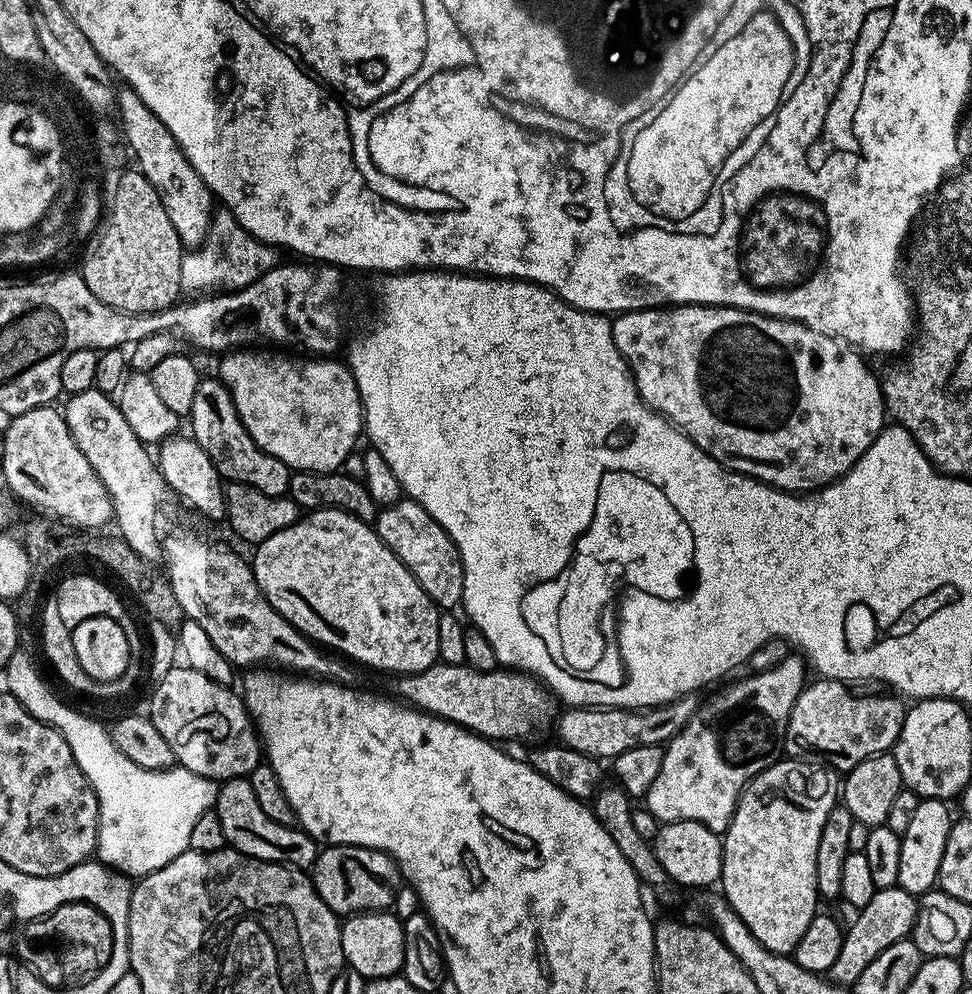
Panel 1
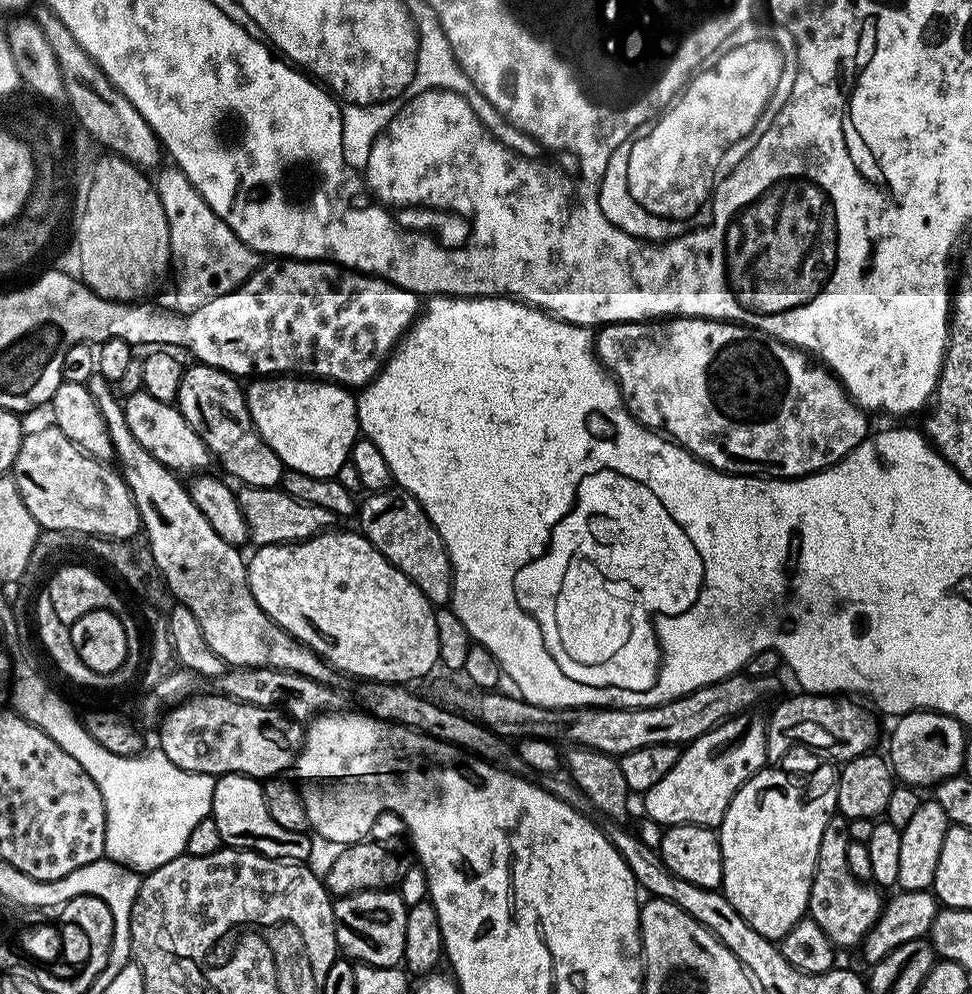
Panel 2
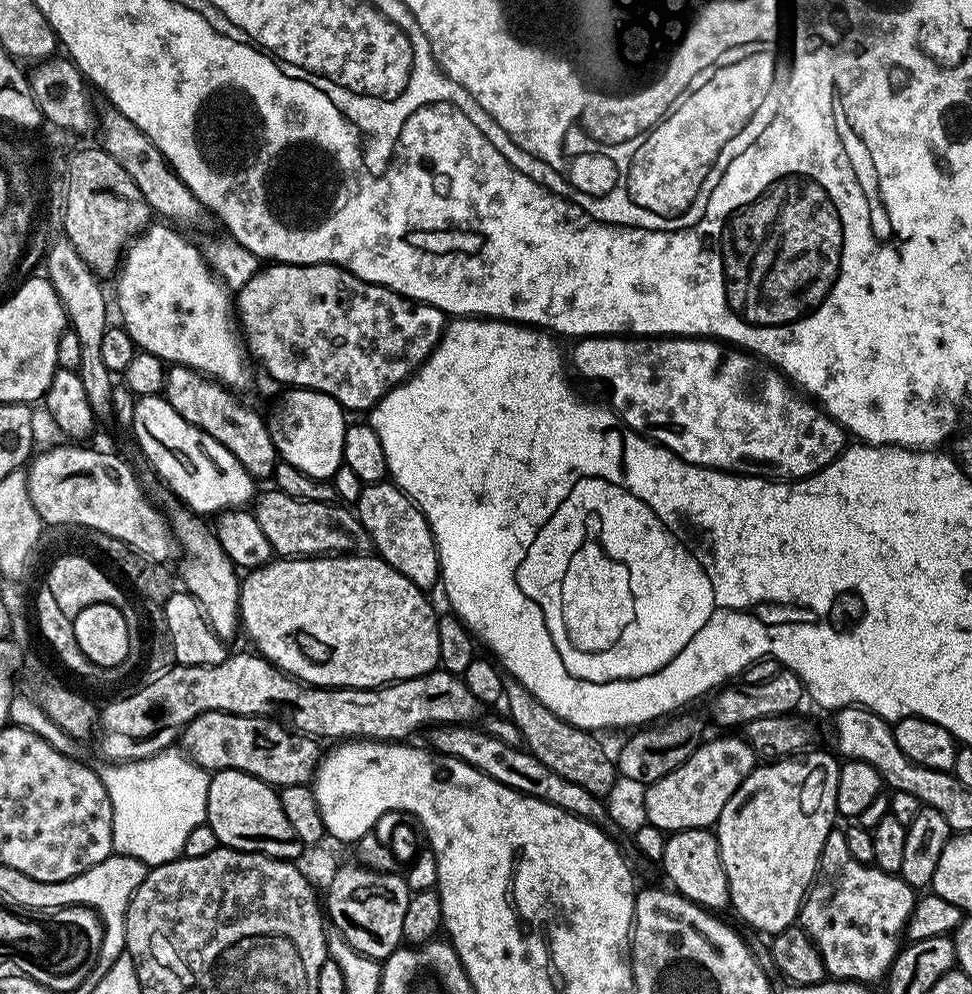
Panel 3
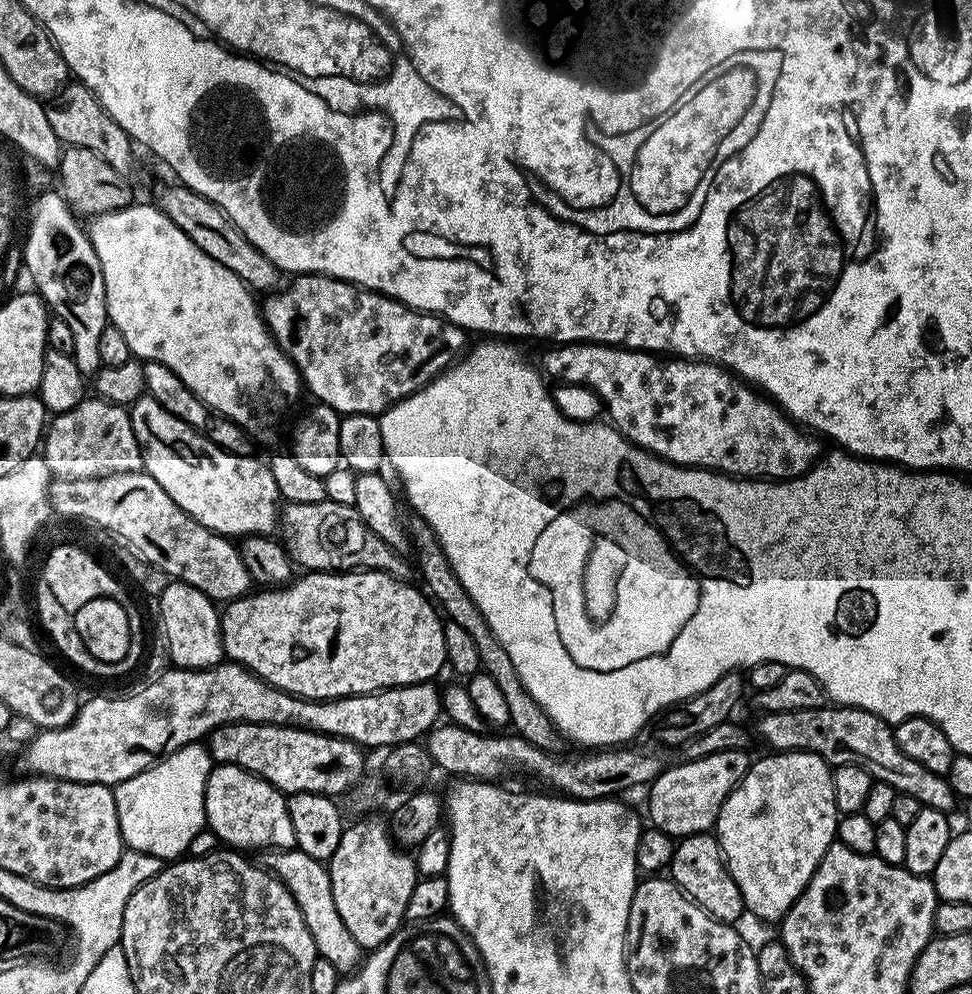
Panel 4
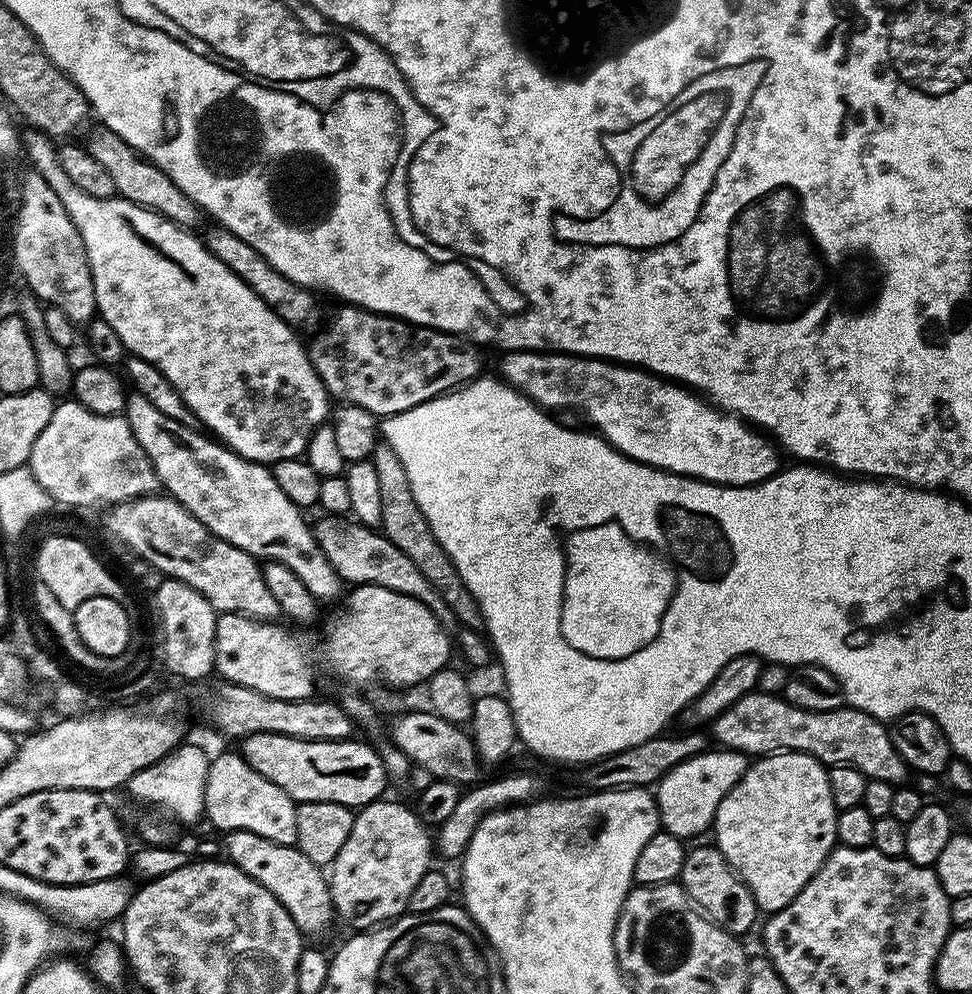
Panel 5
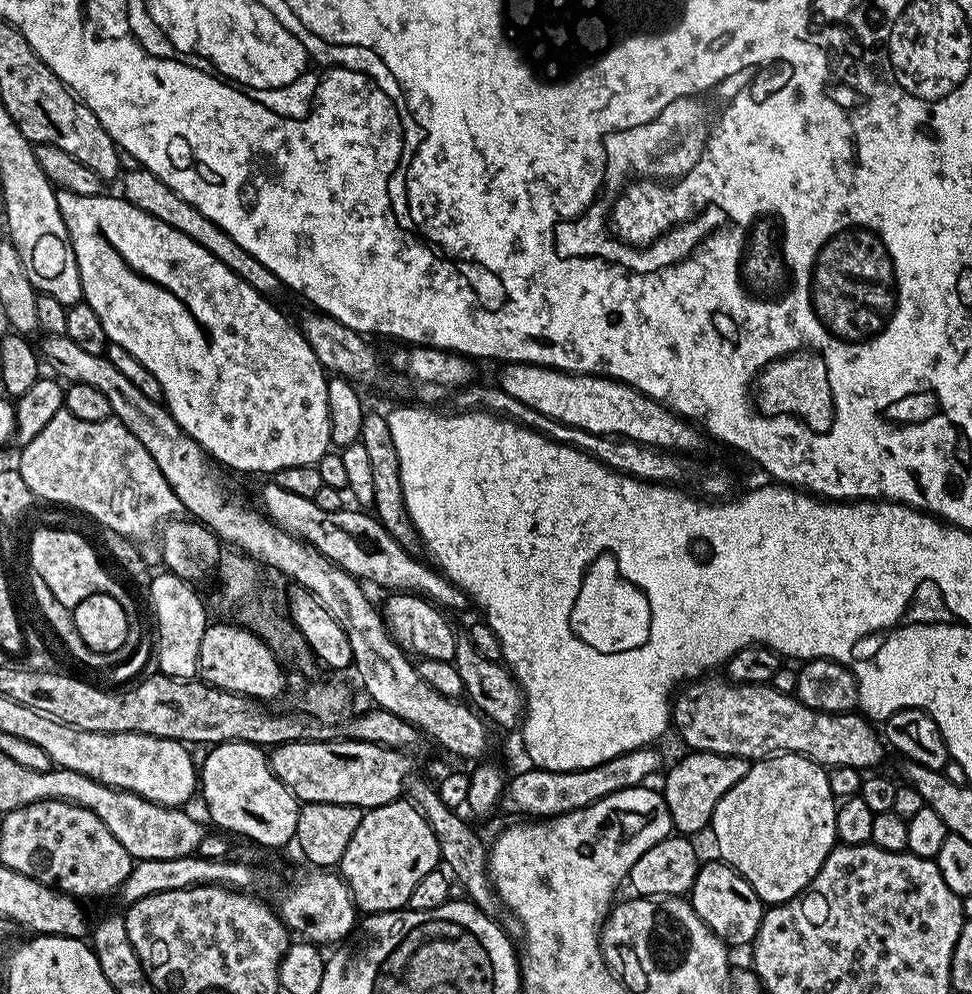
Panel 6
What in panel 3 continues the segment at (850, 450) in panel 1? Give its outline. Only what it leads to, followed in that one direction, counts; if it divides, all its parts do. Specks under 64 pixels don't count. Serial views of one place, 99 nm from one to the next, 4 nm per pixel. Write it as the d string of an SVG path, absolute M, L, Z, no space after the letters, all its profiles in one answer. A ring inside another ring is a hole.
M586 336L575 341L570 348L570 364L577 368L588 380L601 380L612 391L611 407L621 422L628 428L633 428L639 436L646 436L653 444L660 444L669 448L678 458L687 464L699 464L702 468L715 468L729 474L742 476L763 476L775 478L781 482L803 480L820 472L830 462L834 462L844 453L846 447L846 433L844 427L837 420L827 416L819 404L805 398L789 381L779 368L754 356L750 352L731 347L718 340L707 338L693 338L690 336L661 336L659 338L633 338L630 336Z

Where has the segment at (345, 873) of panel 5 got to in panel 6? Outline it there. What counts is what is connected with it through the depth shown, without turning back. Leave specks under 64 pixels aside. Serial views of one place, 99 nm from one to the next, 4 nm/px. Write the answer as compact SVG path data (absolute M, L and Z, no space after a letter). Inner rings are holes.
M397 798L389 804L365 811L362 822L358 822L358 830L354 830L354 838L350 838L350 846L346 846L346 854L342 854L338 872L348 885L353 904L361 913L398 912L407 905L410 893L414 886L418 886L418 881L426 878L426 874L437 871L440 863L438 841L423 813L409 799Z

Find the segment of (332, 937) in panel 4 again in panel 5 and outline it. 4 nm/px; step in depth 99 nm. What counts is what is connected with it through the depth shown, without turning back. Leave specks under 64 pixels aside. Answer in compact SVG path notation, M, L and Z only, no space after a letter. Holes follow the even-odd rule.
M250 830L224 832L222 843L227 859L237 864L242 874L250 874L250 878L266 886L266 890L278 898L305 937L320 936L331 926L334 909L329 877L321 865L310 862L310 858L306 858L299 848L262 838Z

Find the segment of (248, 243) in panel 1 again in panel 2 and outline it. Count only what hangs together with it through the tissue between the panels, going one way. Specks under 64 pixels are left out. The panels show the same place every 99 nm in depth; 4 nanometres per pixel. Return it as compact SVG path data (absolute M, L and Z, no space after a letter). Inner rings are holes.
M175 164L163 165L155 173L154 183L156 193L162 199L163 210L166 211L167 225L170 226L173 259L178 264L180 260L182 266L178 288L174 292L175 311L181 315L193 313L206 302L230 293L244 284L260 268L261 253L246 246L234 234L234 230L210 210L209 203L198 194L183 170Z

